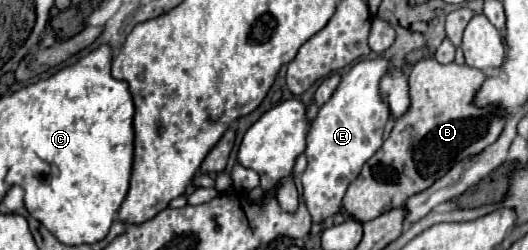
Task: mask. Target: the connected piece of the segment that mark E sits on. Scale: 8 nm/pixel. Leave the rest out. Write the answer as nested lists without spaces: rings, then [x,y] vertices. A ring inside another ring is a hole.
[[[363,58],[341,80],[335,94],[319,108],[307,134],[307,170],[303,172],[303,198],[315,224],[341,212],[341,198],[347,186],[359,176],[363,164],[383,144],[383,130],[389,118],[387,102],[381,96],[379,82],[387,74],[391,60]]]

